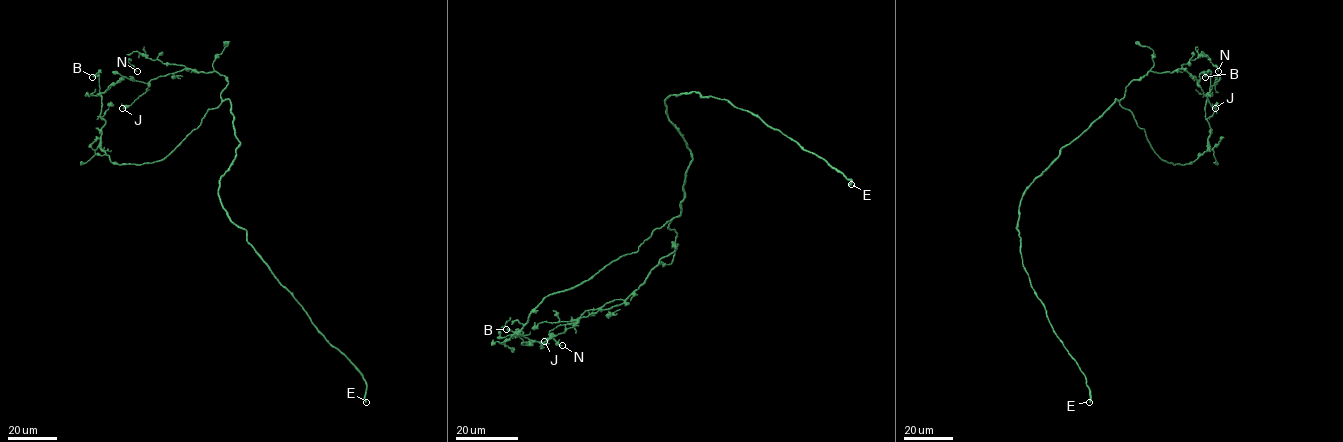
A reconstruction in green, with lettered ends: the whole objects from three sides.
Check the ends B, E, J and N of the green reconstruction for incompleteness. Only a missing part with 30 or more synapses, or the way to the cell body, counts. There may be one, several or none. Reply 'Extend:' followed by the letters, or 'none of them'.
Extend: E

